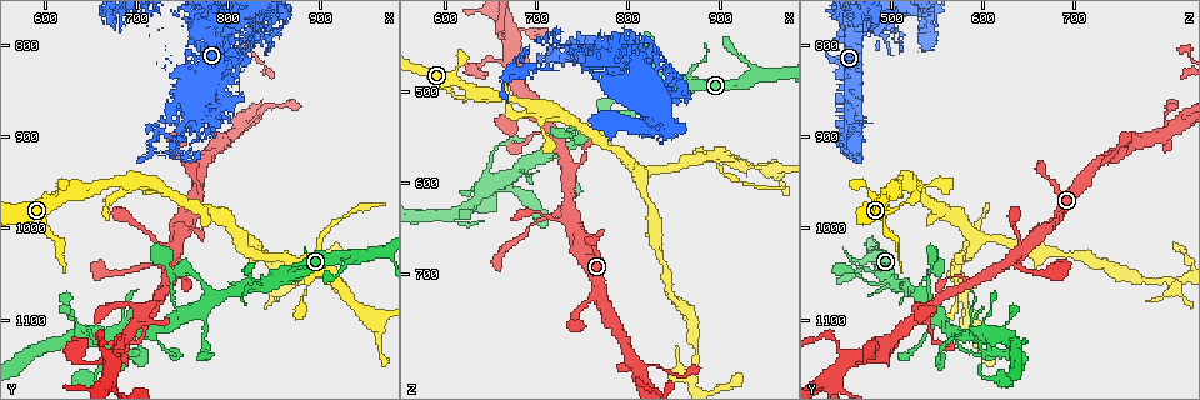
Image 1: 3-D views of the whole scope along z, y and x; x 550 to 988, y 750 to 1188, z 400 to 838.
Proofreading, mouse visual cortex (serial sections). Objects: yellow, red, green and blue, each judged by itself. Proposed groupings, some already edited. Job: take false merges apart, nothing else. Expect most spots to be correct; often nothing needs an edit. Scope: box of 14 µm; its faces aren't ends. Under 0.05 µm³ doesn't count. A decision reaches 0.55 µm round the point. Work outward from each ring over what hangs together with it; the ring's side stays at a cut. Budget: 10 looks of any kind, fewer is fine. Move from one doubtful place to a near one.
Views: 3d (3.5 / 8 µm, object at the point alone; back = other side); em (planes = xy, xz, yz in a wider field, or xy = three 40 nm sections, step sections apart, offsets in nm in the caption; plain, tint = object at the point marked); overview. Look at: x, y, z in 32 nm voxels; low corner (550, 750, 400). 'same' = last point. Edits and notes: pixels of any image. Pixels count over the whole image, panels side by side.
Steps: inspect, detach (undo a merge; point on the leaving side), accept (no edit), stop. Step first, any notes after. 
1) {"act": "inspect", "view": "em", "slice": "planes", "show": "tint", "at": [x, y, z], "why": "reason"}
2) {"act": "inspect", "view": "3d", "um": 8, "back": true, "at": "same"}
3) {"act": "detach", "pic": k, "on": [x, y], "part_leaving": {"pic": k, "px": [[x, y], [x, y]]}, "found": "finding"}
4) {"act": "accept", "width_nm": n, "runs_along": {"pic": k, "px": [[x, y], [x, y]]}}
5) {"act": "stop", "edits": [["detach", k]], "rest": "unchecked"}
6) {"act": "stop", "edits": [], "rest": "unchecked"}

{"act": "inspect", "view": "3d", "um": 3.5, "at": [715, 1110, 565], "why": "three arms meet"}

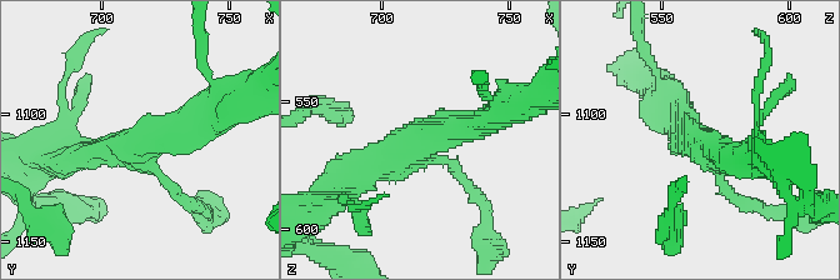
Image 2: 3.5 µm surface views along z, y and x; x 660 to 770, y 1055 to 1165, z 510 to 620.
{"act": "inspect", "view": "em", "slice": "xy", "step": 3, "show": "tint", "at": [715, 1112, 567], "arms": 3, "arm_widths_nm": [150, 350, 350], "why": "need the tissue"}

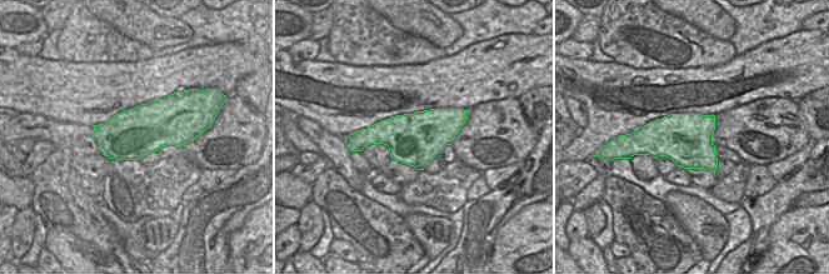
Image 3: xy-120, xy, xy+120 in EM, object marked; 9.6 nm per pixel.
{"act": "accept", "runs_along": {"pic": 2, "px": [[486, 121], [425, 138], [345, 186]]}, "found": "continuous, no second cell"}

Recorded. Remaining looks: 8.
{"act": "inspect", "view": "3d", "um": 8, "at": [730, 890, 460], "why": "narrows sharply"}

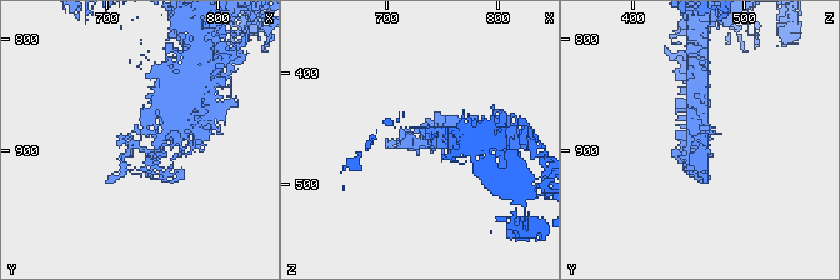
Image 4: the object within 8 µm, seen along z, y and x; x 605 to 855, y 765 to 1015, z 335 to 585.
{"act": "inspect", "view": "3d", "um": 3.5, "at": [730, 888, 462], "why": "zoom in"}

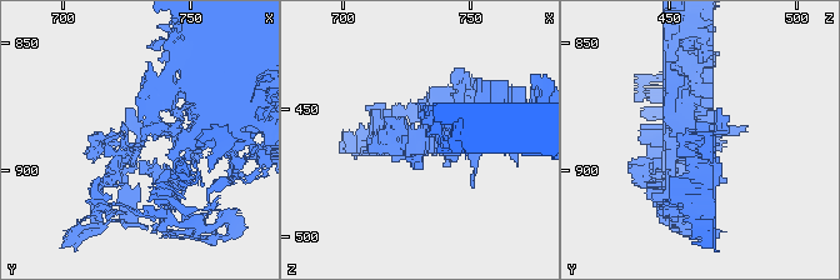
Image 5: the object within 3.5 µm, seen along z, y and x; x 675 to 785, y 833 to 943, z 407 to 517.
{"act": "inspect", "view": "em", "slice": "xy", "step": 5, "show": "tint", "at": [731, 889, 459], "why": "shape alone is not enough"}

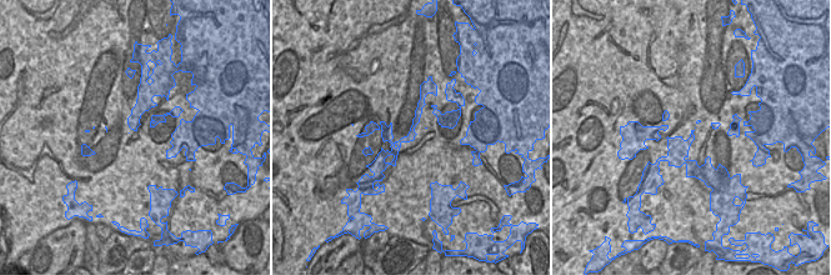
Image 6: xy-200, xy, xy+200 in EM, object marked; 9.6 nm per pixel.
{"act": "accept", "runs_along": {"pic": 5, "px": [[184, 91], [153, 110], [99, 203]]}, "found": "one cell here"}

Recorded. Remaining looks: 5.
{"act": "inspect", "view": "3d", "um": 8, "at": [825, 800, 455], "why": "narrows sharply"}

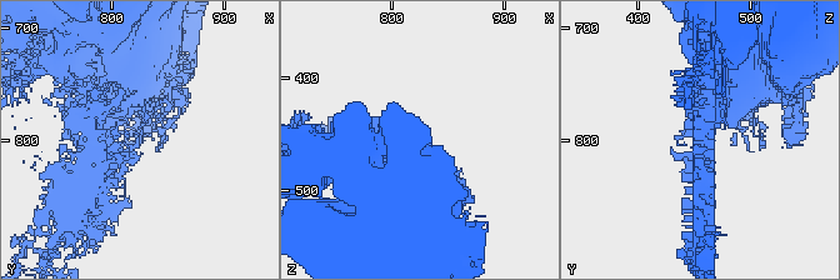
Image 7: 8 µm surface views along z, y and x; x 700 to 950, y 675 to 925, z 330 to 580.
{"act": "inspect", "view": "em", "slice": "xy", "step": 2, "show": "tint", "at": "same"}

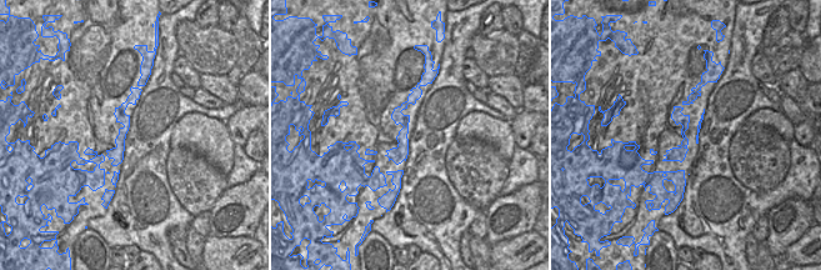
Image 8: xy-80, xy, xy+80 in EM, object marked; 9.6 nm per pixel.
{"act": "accept", "width_nm": 160, "runs_along": {"pic": 7, "px": [[116, 150], [130, 151], [151, 118]]}, "found": "one cell here"}

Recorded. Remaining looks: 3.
{"act": "inspect", "view": "3d", "um": 3.5, "at": [900, 1020, 580], "why": "thin neck"}

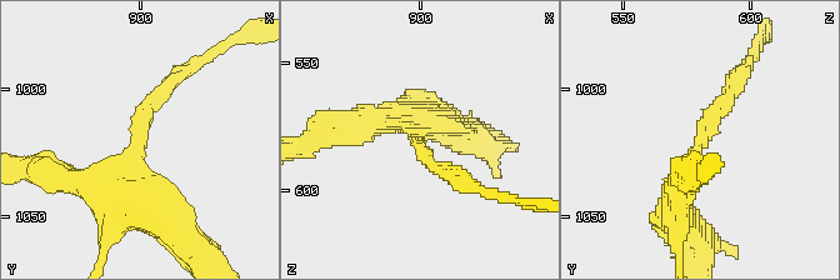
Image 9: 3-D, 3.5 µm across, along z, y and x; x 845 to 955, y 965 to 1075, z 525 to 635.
{"act": "inspect", "view": "em", "slice": "xy", "step": 5, "show": "tint", "at": [901, 1017, 584], "arm_widths_nm": [200, 300], "why": "shape alone is not enough"}

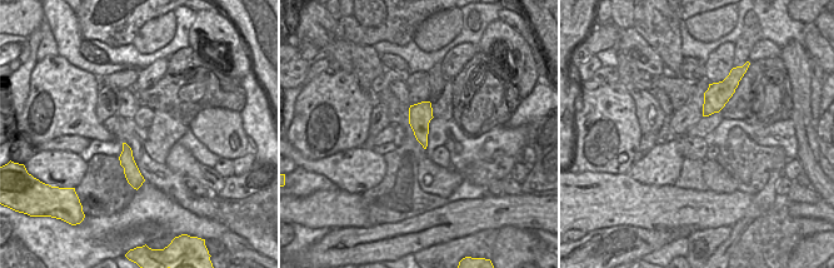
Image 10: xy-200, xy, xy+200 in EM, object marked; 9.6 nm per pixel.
{"act": "accept", "runs_along": {"pic": 9, "px": [[101, 191], [183, 73]]}, "found": "all the same cell"}

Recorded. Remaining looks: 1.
{"act": "stop", "edits": [], "rest": "unchecked"}

